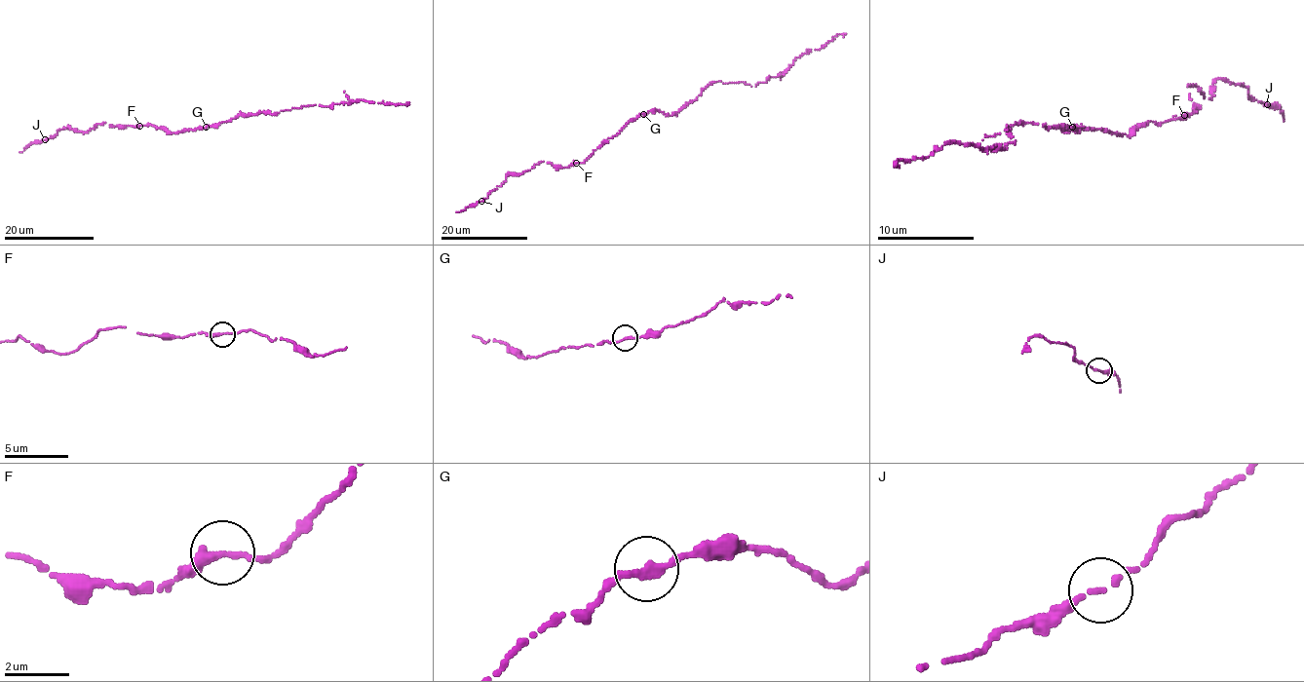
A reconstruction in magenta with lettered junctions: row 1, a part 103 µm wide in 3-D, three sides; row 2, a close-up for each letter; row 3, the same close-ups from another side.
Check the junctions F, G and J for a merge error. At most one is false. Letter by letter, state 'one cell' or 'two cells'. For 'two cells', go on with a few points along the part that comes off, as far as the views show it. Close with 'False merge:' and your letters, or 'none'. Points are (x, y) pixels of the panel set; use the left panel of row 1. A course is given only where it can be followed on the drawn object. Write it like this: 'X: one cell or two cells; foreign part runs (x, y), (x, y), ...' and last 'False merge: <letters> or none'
F: one cell
G: one cell
J: one cell
False merge: none

